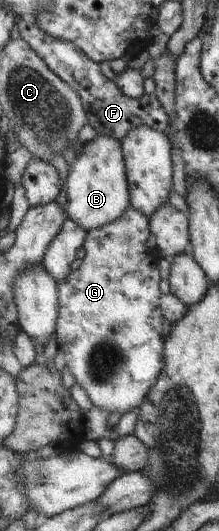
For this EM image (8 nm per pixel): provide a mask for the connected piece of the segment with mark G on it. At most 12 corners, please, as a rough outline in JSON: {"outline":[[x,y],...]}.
{"outline":[[131,205],[57,284],[58,349],[92,405],[152,389],[128,351],[160,343],[159,259]]}

